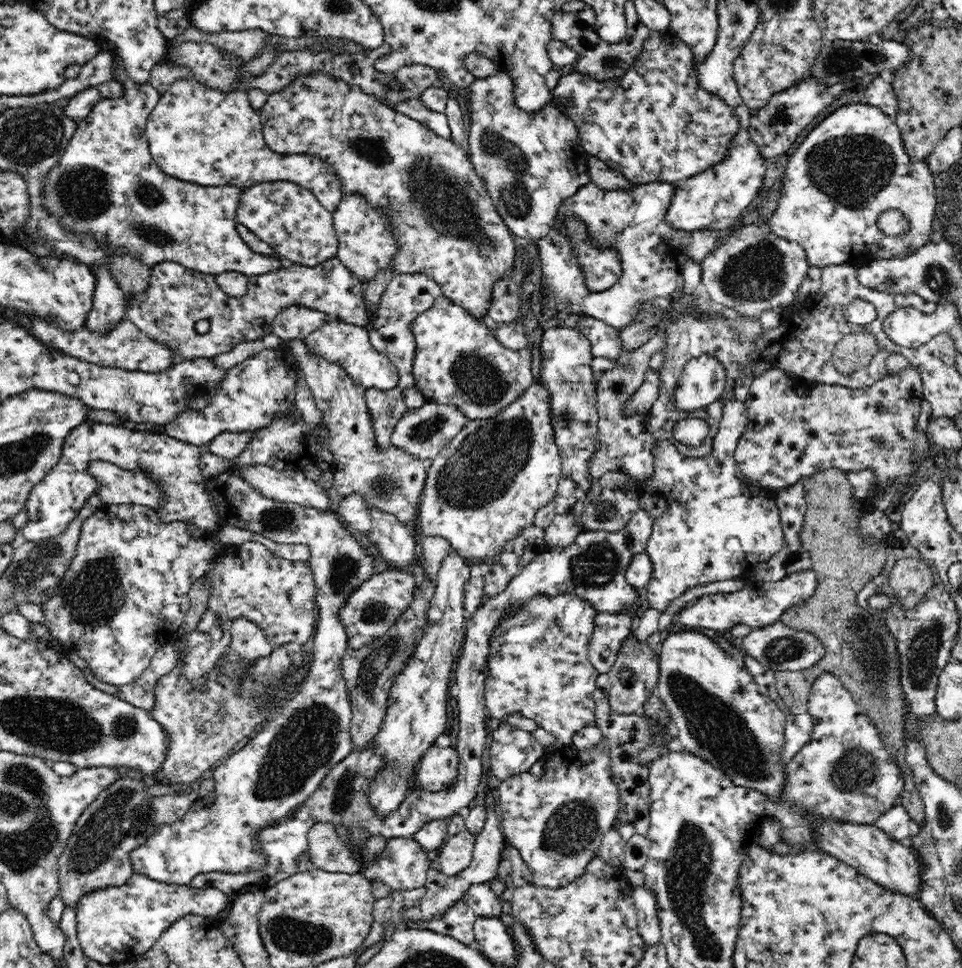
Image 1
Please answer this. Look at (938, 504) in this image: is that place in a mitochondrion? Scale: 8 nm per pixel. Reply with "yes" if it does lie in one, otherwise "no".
no

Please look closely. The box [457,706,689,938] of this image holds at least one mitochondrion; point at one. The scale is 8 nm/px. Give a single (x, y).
(571, 829)

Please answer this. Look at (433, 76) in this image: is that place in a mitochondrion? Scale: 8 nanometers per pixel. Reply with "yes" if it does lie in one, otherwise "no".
no

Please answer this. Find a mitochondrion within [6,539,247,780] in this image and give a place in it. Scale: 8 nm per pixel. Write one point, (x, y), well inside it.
(89, 598)

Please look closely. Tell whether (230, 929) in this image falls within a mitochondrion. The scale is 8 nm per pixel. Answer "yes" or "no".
no

